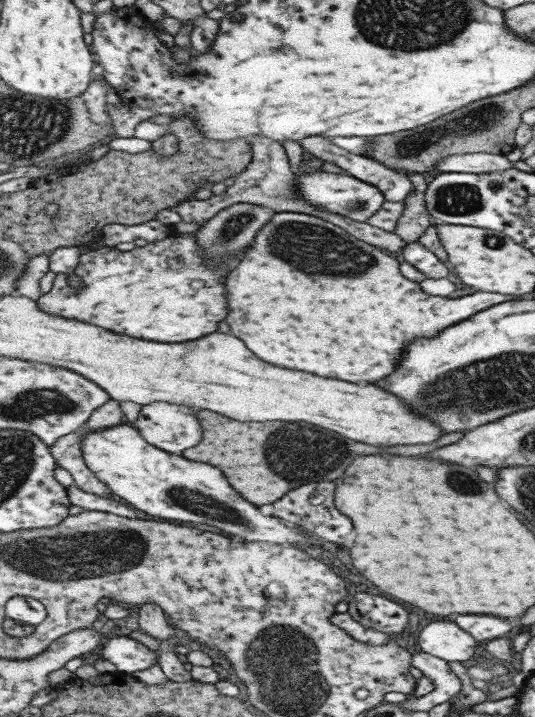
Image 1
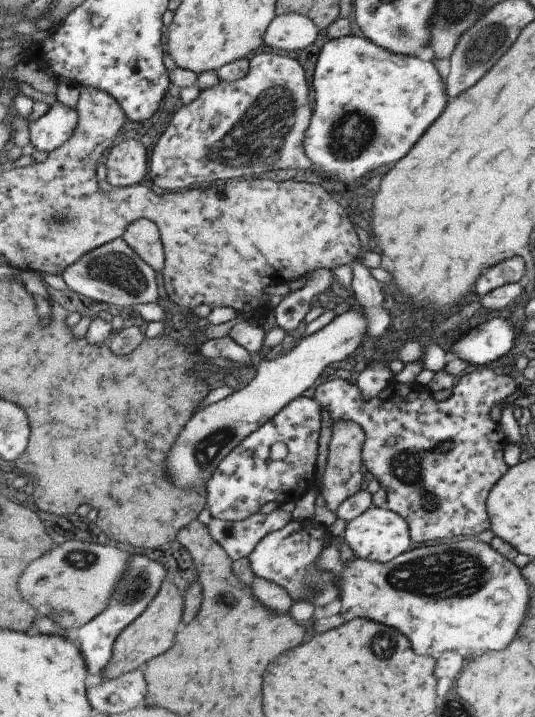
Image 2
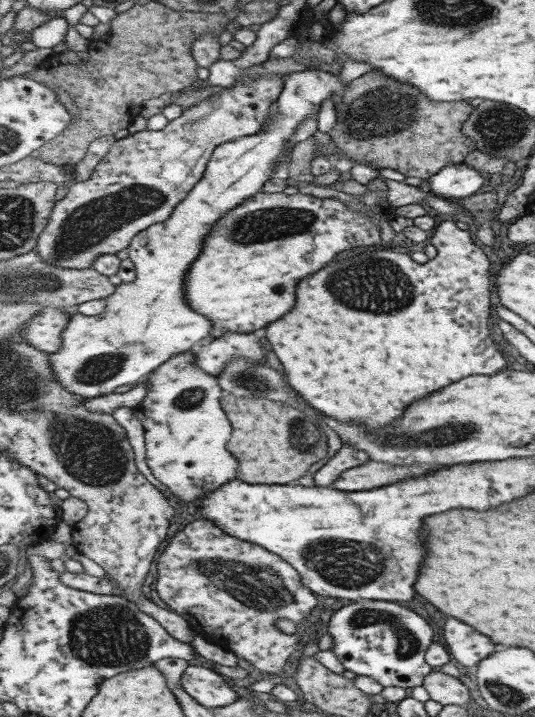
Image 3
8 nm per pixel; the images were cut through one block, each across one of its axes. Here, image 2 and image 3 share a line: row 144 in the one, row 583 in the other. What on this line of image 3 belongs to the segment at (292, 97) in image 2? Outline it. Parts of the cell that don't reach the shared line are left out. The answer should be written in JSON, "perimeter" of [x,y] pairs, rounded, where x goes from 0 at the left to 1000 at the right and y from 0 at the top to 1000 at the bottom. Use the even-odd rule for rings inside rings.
{"perimeter":[[[383,722],[350,731],[318,753],[295,778],[292,823],[299,834],[346,862],[378,894],[421,902],[445,918],[456,918],[477,933],[523,940],[538,930],[540,916],[553,912],[559,887],[535,887],[514,873],[514,865],[535,863],[561,876],[591,868],[581,851],[606,837],[593,837],[589,826],[564,810],[561,798],[520,773],[437,746],[424,745],[406,728]]]}

